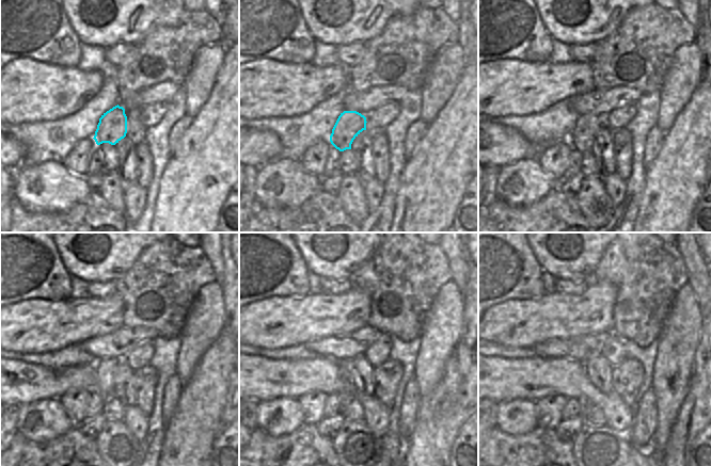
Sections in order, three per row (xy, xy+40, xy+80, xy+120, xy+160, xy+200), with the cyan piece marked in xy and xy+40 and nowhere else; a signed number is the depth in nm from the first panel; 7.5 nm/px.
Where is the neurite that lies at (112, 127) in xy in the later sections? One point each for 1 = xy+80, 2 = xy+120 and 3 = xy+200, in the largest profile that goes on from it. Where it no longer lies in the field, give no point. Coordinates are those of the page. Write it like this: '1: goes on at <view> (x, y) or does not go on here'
1: goes on at xy+80 (586, 127)
2: goes on at xy+120 (106, 367)
3: goes on at xy+200 (585, 404)

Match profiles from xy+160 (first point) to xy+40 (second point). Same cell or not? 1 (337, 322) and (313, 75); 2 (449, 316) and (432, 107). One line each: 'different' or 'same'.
1: same
2: same

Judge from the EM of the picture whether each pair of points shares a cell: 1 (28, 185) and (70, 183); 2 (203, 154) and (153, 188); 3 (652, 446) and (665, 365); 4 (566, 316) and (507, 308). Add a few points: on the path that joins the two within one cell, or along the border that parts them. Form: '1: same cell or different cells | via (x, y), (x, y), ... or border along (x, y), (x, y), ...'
1: same cell | via (38, 185), (60, 185)
2: different cells | border along (168, 161), (161, 174), (154, 209)
3: same cell | via (664, 426), (665, 385)
4: same cell | via (551, 316), (522, 316)

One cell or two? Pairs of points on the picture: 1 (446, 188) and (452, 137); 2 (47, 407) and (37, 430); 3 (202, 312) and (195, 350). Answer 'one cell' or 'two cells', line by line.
1: one cell
2: one cell
3: one cell

